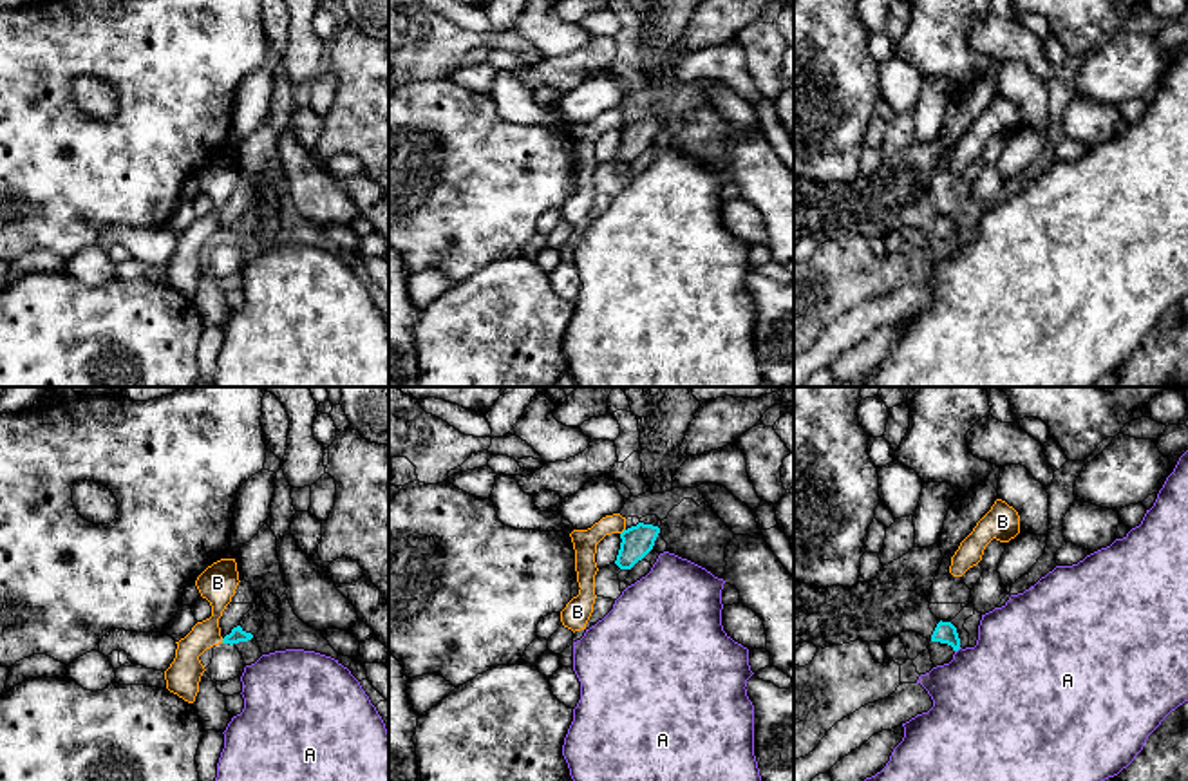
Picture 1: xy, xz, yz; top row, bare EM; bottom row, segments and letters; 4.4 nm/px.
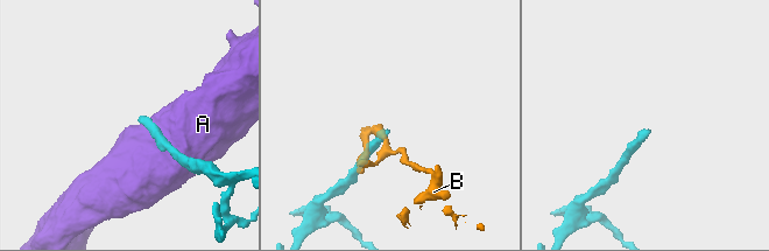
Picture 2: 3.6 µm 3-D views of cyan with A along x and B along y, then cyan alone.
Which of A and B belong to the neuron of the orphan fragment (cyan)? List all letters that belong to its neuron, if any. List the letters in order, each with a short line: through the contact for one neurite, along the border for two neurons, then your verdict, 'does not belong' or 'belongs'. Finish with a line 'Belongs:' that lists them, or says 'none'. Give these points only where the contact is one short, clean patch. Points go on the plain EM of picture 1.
A: does not belong
B: xy (221, 234), (223, 237) | does not belong
Belongs: none

